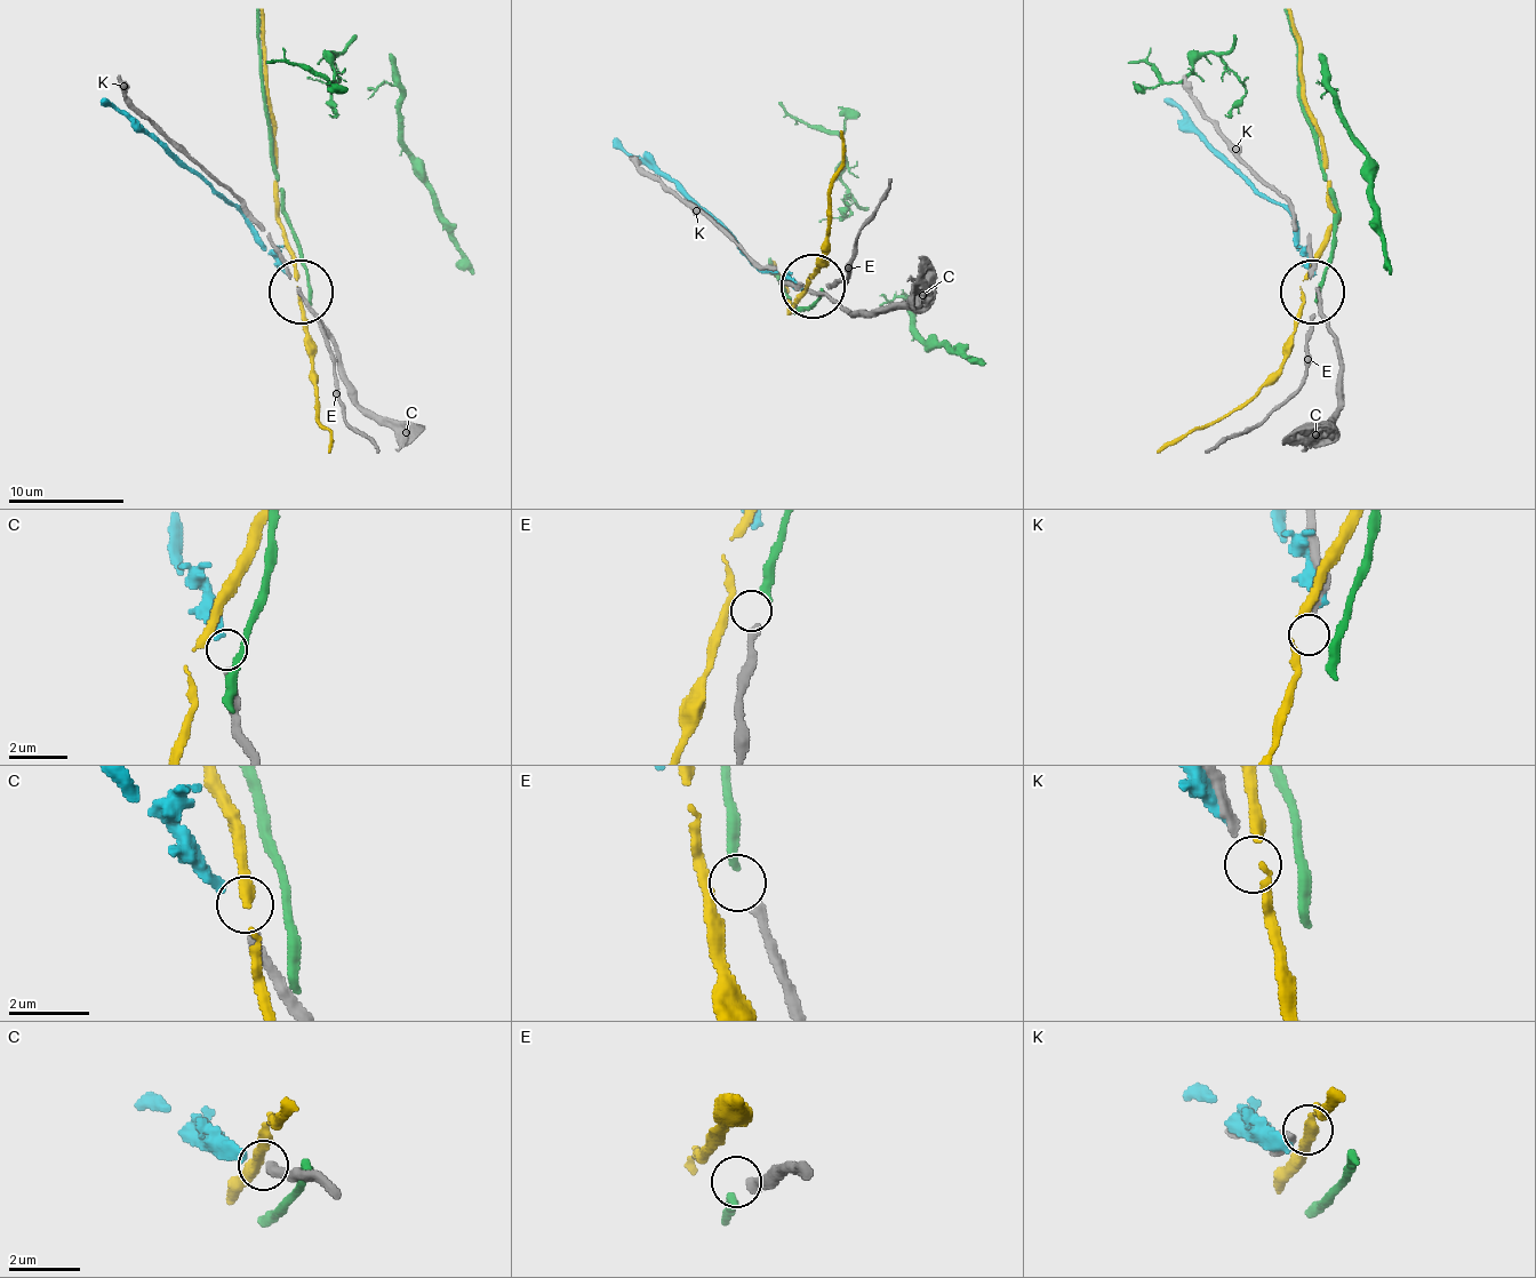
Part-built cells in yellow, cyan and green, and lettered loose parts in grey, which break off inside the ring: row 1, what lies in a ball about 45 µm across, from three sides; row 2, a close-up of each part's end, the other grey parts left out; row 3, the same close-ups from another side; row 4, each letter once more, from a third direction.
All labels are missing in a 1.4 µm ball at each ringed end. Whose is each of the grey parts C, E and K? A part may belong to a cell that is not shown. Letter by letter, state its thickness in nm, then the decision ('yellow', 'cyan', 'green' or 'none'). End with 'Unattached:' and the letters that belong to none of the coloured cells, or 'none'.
C: 320 nm thick; cyan
E: 260 nm thick; green
K: 240 nm thick; none
Unattached: K

